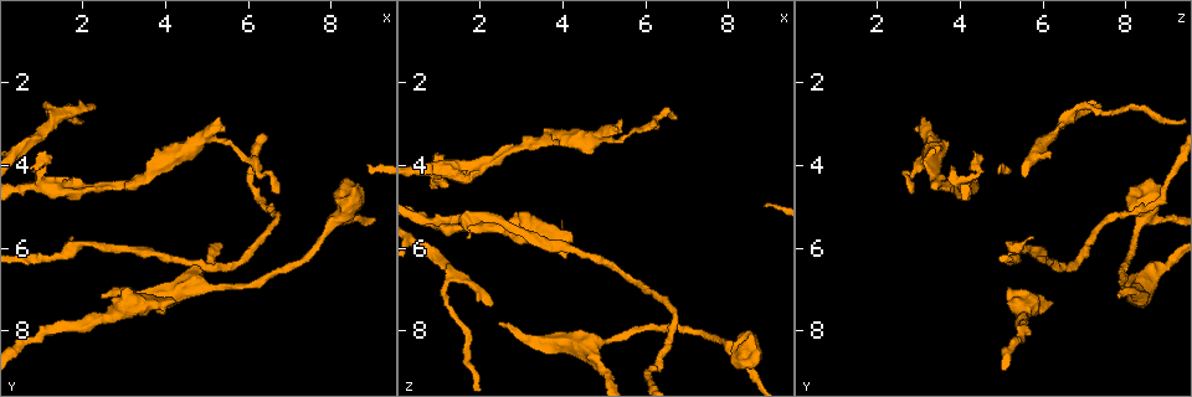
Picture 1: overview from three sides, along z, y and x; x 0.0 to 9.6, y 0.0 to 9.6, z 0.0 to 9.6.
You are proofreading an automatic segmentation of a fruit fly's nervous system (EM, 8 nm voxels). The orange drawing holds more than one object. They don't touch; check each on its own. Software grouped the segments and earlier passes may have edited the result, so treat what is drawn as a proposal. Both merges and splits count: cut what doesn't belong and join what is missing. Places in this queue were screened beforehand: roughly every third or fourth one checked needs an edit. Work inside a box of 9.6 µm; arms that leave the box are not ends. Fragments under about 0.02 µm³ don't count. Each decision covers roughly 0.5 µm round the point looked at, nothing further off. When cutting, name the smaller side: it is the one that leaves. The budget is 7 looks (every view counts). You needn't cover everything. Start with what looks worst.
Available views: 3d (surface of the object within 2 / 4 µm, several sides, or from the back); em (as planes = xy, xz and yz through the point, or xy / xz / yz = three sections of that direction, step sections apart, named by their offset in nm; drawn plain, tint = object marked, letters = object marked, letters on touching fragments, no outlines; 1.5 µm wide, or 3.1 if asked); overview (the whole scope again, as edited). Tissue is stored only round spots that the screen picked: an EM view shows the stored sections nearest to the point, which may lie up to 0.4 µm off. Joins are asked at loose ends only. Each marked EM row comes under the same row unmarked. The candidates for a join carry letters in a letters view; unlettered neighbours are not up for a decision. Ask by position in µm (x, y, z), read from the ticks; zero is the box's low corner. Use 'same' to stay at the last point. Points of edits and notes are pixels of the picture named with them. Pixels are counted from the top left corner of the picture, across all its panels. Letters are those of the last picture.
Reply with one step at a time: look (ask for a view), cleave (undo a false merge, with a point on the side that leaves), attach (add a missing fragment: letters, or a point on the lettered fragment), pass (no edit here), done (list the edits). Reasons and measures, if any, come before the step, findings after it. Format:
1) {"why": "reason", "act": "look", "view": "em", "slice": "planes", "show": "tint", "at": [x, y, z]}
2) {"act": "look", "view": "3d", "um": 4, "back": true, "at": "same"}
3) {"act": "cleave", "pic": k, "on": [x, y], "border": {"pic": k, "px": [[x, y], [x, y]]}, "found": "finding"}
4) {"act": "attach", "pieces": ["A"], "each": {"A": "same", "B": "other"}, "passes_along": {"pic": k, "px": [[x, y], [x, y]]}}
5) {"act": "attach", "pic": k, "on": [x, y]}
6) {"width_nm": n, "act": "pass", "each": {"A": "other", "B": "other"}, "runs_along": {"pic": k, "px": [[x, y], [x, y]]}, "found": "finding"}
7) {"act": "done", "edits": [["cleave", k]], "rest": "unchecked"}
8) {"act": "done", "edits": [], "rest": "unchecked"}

{"why": "branch stops here", "act": "look", "view": "em", "slice": "planes", "show": "letters", "at": [2.30, 2.60, 7.40]}

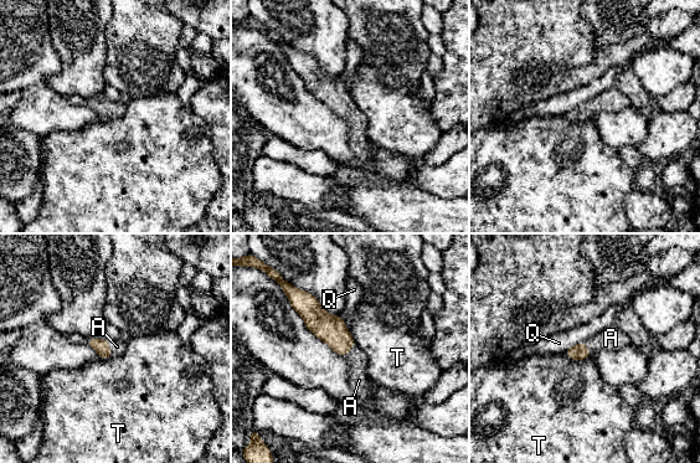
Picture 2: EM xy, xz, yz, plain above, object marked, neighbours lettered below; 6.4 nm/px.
{"act": "attach", "pieces": ["A"], "each": {"A": "same", "Q": "other", "T": "other"}, "passes_along": {"pic": 2, "px": [[102, 348], [104, 339], [117, 346]]}, "found": "it goes on there"}

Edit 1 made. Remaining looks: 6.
{"why": "thick end", "act": "look", "view": "3d", "um": 4, "at": [4.10, 7.30, 6.20]}

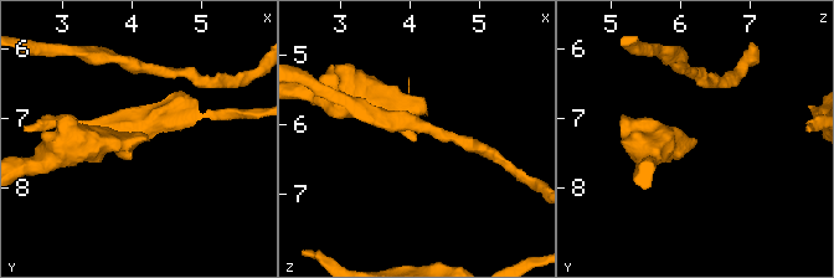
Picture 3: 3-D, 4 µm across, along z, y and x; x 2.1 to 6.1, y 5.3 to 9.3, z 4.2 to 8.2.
{"why": "need the tissue", "act": "look", "view": "em", "slice": "planes", "show": "tint", "at": [4.10, 7.35, 6.20]}

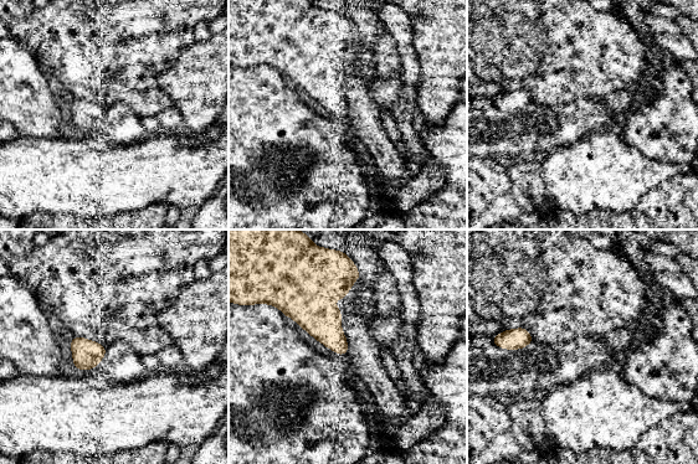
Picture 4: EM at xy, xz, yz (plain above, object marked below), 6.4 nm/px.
{"why": "see the neighbours", "act": "look", "view": "em", "slice": "planes", "show": "letters", "at": "same"}

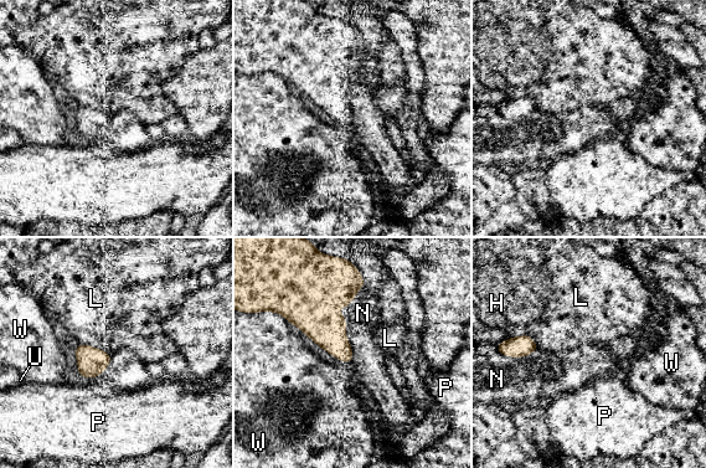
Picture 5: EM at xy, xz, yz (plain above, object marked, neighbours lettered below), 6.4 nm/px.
{"longest_contact_nm": ["N", 260], "act": "pass", "each": {"H": "other", "L": "other", "N": "other", "P": "other", "U": "other", "W": "other"}, "border": {"pic": 5, "px": [[81, 343], [111, 354]]}, "found": "no lettered fragment goes on from it"}

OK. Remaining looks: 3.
{"act": "look", "view": "em", "slice": "planes", "show": "letters", "at": [5.50, 3.05, 2.90]}

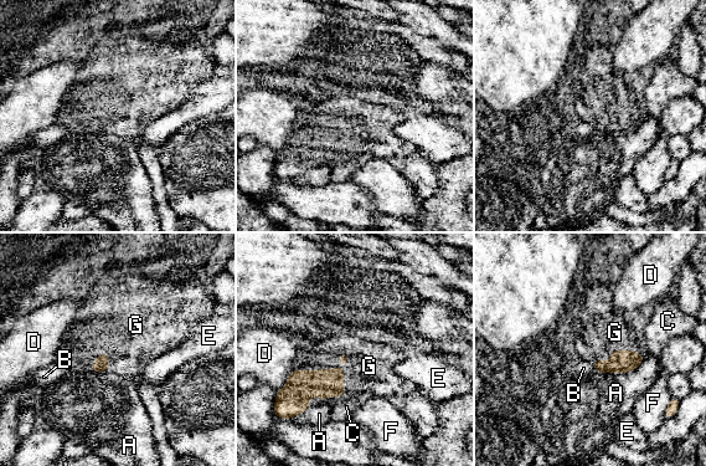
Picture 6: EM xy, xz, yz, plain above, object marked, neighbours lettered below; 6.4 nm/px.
{"act": "attach", "pieces": ["G"], "each": {"A": "other", "B": "other", "C": "other", "D": "other", "E": "other", "F": "other", "G": "same"}, "passes_along": {"pic": 6, "px": [[325, 383], [343, 383], [369, 365]]}, "found": "it goes on there"}

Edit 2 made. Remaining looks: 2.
{"act": "done", "edits": [["attach", 2], ["attach", 6]], "rest": "unchecked"}

